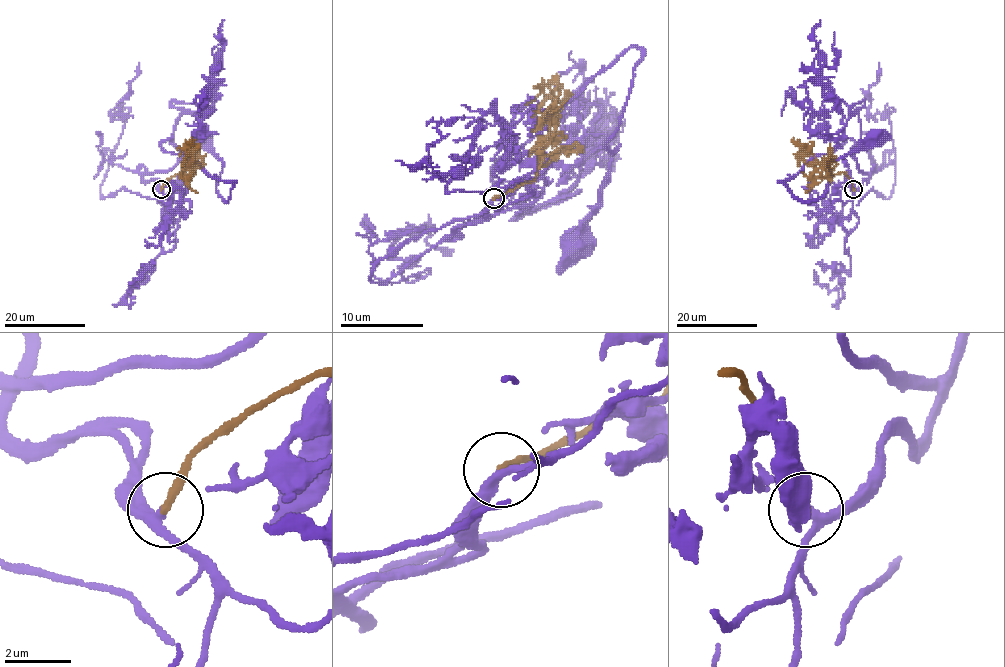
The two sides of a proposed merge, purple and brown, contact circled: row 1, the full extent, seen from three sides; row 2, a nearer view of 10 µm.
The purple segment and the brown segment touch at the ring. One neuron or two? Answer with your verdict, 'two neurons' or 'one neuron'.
one neuron

